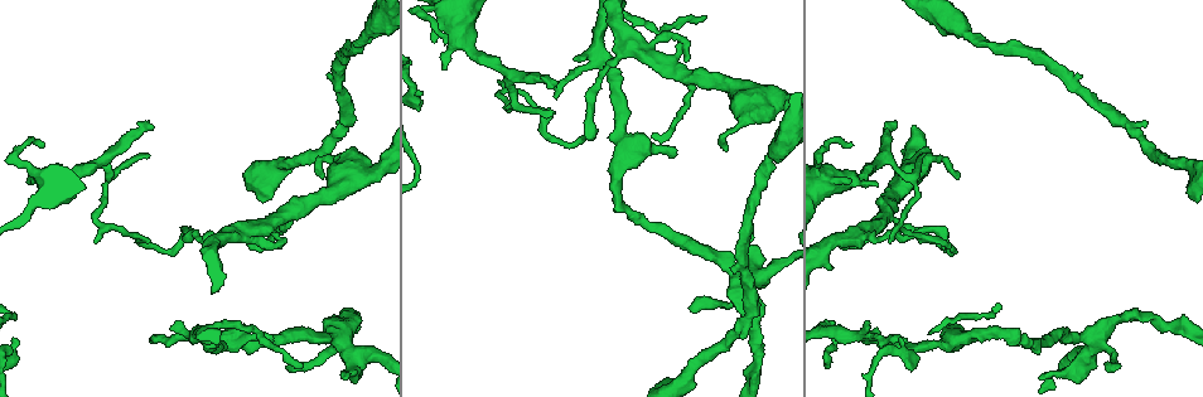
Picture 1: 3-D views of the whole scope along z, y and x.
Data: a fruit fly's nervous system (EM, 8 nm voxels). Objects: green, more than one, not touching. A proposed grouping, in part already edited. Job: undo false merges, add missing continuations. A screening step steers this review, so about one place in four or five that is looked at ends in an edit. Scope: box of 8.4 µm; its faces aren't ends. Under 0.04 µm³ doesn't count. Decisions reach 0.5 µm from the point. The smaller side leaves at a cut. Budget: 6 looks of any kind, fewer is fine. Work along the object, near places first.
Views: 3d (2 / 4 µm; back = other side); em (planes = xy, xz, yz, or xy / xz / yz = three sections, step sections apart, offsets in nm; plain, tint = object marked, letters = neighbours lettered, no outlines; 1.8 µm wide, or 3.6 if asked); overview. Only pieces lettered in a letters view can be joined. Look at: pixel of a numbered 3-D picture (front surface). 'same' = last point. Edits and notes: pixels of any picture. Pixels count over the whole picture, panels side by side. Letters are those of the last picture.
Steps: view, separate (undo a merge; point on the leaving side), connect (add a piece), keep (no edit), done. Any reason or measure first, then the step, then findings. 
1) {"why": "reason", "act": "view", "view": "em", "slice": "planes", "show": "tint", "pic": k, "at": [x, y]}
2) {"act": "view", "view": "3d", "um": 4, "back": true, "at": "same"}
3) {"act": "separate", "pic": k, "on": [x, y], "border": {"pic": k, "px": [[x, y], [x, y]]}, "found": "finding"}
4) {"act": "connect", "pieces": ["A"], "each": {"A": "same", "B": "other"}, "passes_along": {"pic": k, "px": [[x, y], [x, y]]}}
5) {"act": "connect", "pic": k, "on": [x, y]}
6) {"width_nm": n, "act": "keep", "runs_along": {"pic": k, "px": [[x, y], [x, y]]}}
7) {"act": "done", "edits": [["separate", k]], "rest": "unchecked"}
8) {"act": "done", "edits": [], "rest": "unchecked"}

{"act": "view", "view": "em", "slice": "planes", "show": "plain", "pic": 1, "at": [337, 336]}

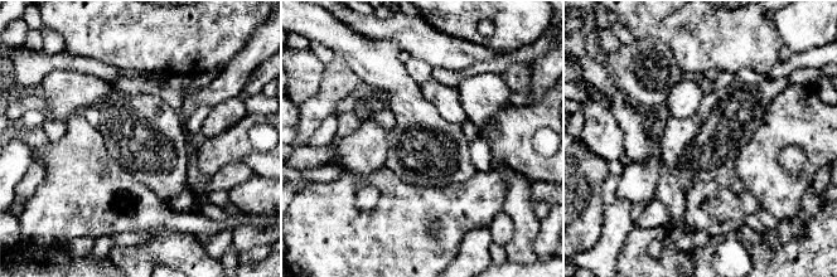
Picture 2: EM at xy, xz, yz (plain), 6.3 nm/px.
{"why": "where the object lies", "act": "view", "view": "em", "slice": "planes", "show": "tint", "at": "same"}

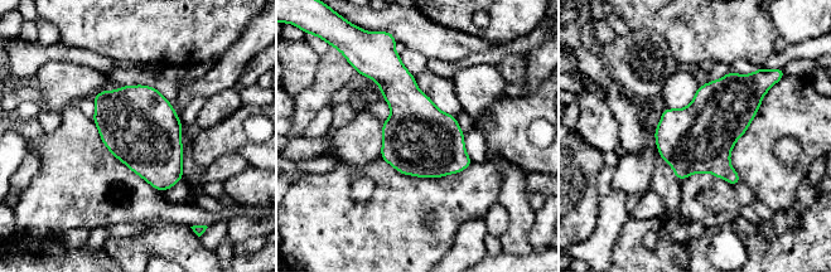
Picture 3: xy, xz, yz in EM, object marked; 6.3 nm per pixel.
{"act": "view", "view": "em", "slice": "planes", "show": "letters", "at": "same"}

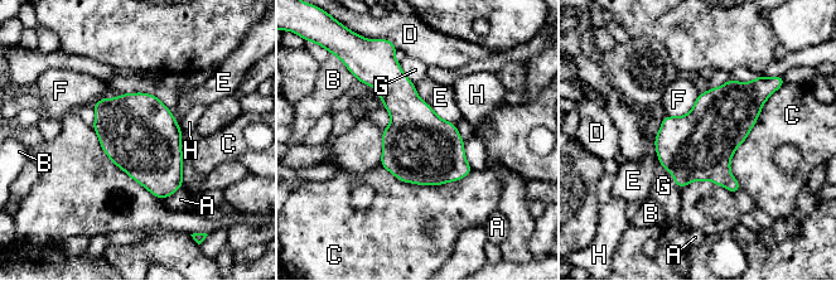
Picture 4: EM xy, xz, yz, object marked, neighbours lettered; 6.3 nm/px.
{"act": "keep", "each": {"A": "other", "B": "other", "C": "other", "D": "other", "E": "other", "F": "other", "G": "other", "H": "other"}, "border": {"pic": 4, "px": [[699, 93], [687, 112], [666, 115]]}, "found": "continuous, no second neuron"}

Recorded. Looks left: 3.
{"why": "abrupt turn", "act": "view", "view": "em", "slice": "xy", "step": 16, "show": "letters", "pic": 1, "at": [577, 145]}

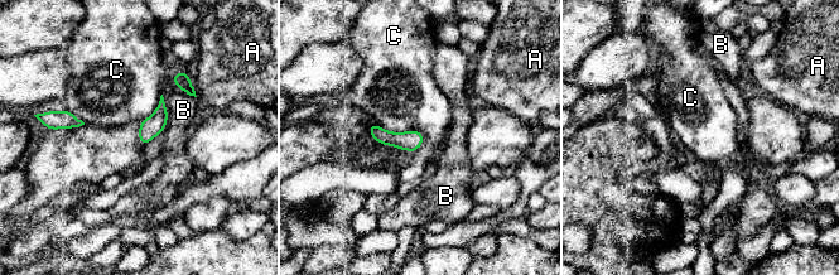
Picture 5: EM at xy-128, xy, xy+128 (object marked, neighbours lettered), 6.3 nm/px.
{"act": "keep", "each": {"A": "other", "B": "other", "C": "other"}, "border": {"pic": 5, "px": [[371, 121], [424, 141]]}, "found": "all the same neuron"}

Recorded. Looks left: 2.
{"why": "branch stops here", "act": "view", "view": "em", "slice": "planes", "show": "letters", "pic": 1, "at": [851, 179]}

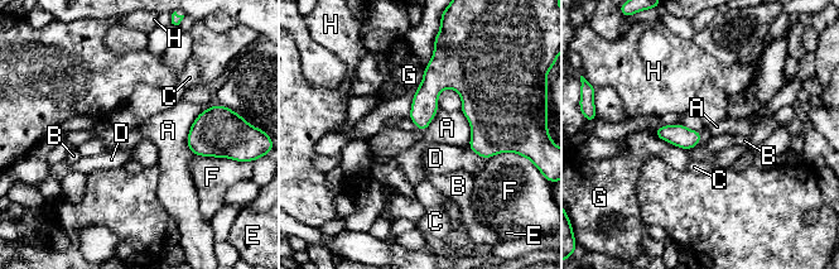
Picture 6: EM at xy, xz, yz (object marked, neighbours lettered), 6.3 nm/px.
{"act": "keep", "each": {"A": "other", "B": "other", "C": "other", "D": "other", "E": "other", "F": "other", "G": "other", "H": "other"}, "runs_along": {"pic": 6, "px": [[435, 59], [476, 100], [495, 147]]}, "found": "none of them fits"}

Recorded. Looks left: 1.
{"act": "done", "edits": [], "rest": "unchecked"}

